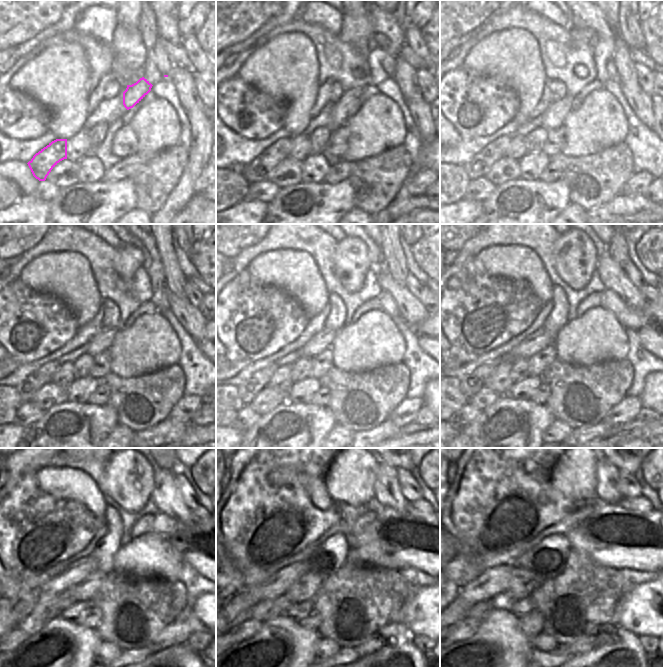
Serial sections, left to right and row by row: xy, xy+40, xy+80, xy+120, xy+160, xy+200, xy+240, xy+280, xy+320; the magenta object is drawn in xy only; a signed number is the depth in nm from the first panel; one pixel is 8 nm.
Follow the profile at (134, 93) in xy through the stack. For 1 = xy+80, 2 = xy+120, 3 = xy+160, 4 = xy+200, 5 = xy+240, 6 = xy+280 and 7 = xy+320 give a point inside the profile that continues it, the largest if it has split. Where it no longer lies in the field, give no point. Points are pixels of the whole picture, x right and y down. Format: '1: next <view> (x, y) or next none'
1: next xy+80 (554, 117)
2: next xy+120 (103, 341)
3: next xy+160 (321, 341)
4: next xy+200 (474, 382)
5: next xy+240 (21, 607)
6: next xy+280 (239, 607)
7: next xy+320 (484, 587)

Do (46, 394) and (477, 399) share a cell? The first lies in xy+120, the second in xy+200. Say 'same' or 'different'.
same

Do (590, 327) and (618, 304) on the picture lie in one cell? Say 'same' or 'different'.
different

